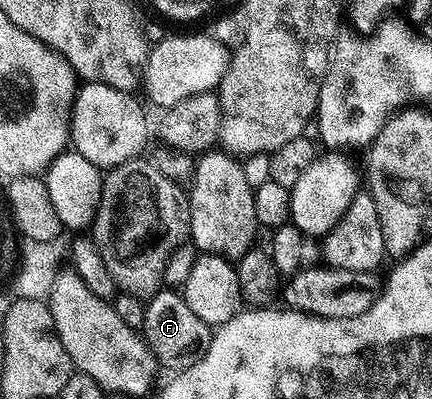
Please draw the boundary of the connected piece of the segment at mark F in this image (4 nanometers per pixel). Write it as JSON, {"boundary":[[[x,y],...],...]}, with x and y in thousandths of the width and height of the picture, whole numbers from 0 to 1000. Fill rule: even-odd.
{"boundary":[[[375,722],[336,757],[336,799],[324,822],[336,862],[354,885],[375,930],[407,932],[442,922],[479,882],[493,850],[493,827],[477,807],[461,802],[442,772],[433,772],[426,744],[407,724]]]}

